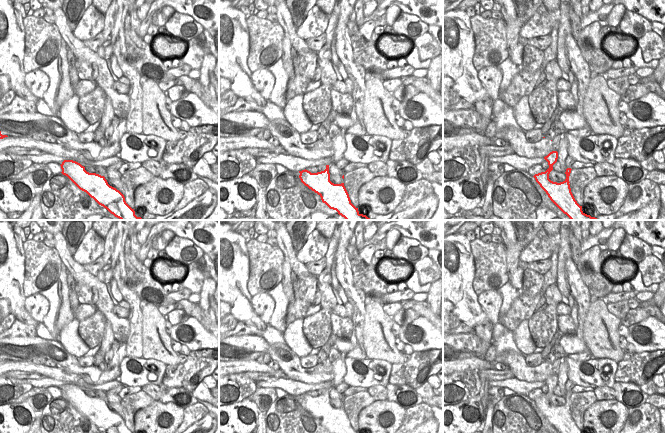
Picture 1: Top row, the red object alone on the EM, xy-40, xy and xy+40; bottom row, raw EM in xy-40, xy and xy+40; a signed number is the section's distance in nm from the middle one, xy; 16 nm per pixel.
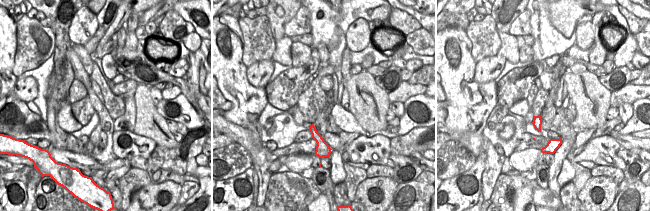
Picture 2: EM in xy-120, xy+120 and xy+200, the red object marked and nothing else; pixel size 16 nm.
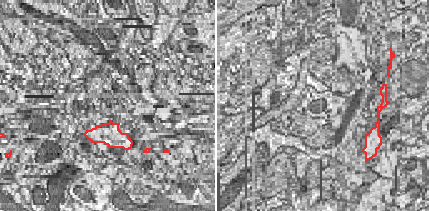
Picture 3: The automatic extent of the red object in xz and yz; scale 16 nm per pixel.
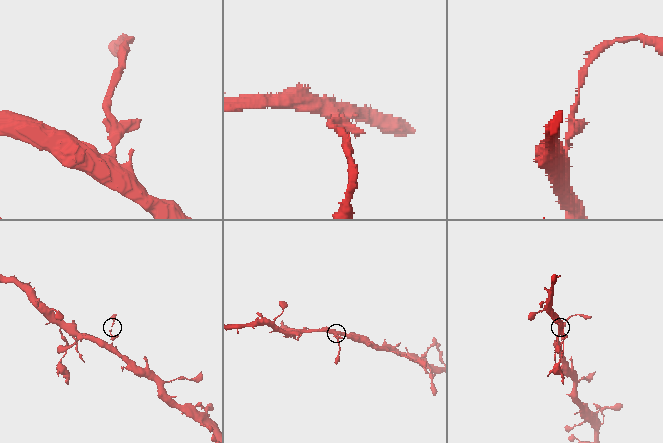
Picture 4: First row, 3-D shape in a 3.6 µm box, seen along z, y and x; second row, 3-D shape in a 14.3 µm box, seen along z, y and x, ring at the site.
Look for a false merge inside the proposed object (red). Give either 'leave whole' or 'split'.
leave whole

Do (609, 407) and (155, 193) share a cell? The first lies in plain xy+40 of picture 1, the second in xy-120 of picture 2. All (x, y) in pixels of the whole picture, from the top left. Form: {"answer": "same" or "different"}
{"answer": "same"}

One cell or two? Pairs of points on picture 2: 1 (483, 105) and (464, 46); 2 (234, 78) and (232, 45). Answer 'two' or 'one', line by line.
1: one
2: one

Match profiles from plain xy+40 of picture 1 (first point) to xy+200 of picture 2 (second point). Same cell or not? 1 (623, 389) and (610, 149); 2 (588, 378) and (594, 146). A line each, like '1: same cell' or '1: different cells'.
1: different cells
2: same cell

